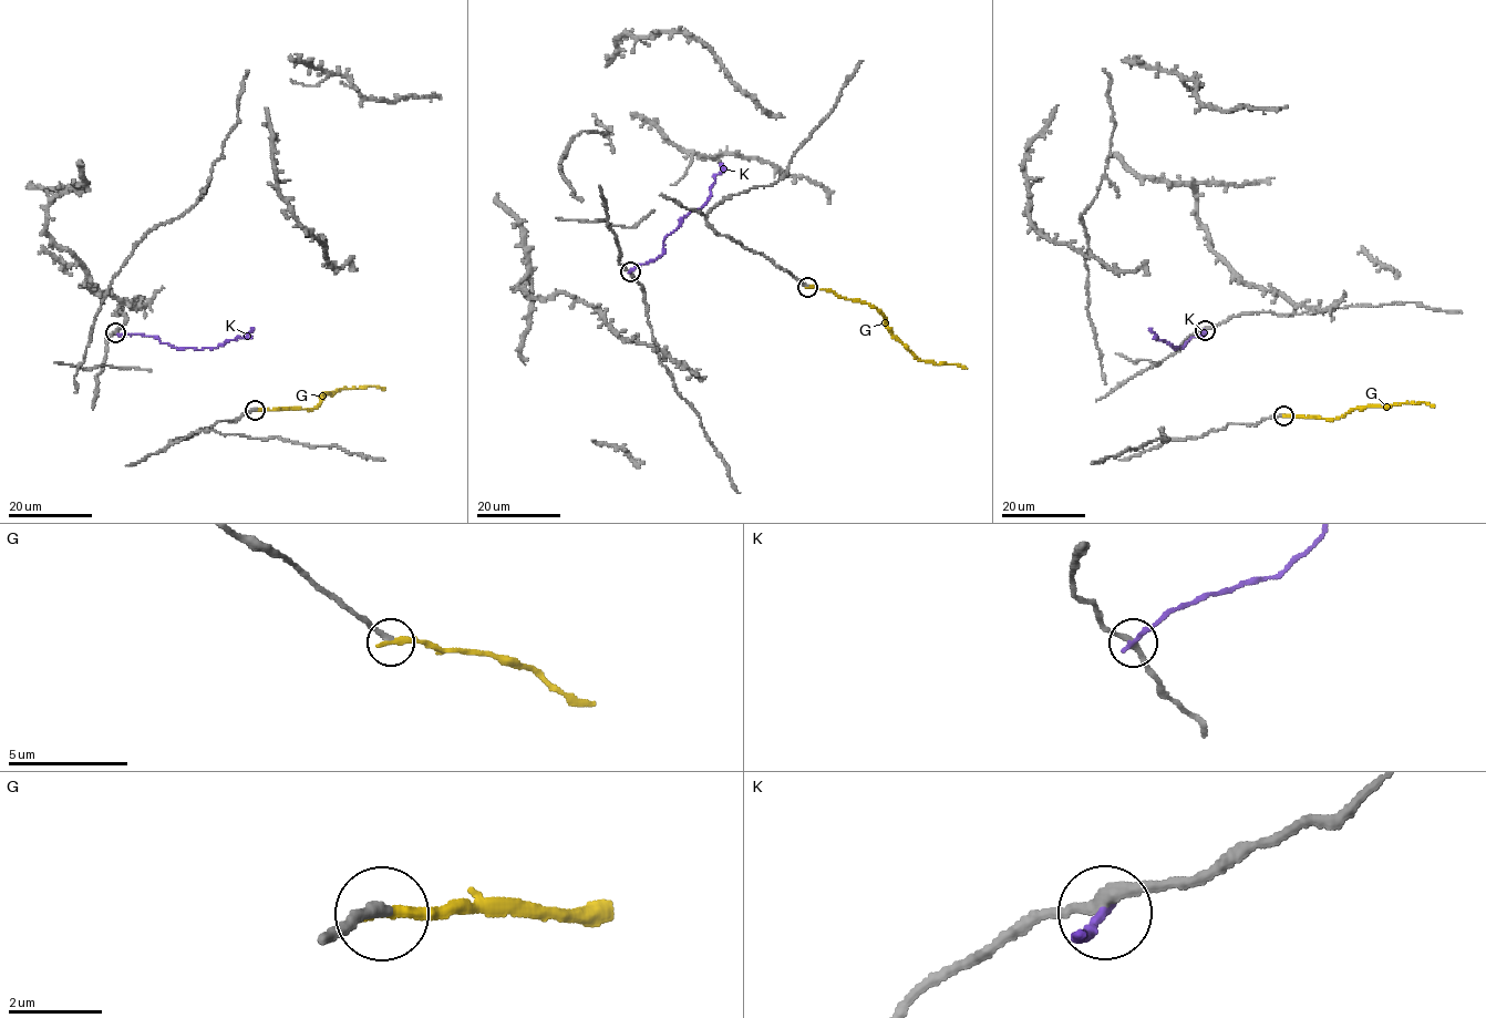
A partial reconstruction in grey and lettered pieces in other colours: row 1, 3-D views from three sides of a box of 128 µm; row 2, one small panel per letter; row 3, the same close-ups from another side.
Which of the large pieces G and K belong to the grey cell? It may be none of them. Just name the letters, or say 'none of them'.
G

